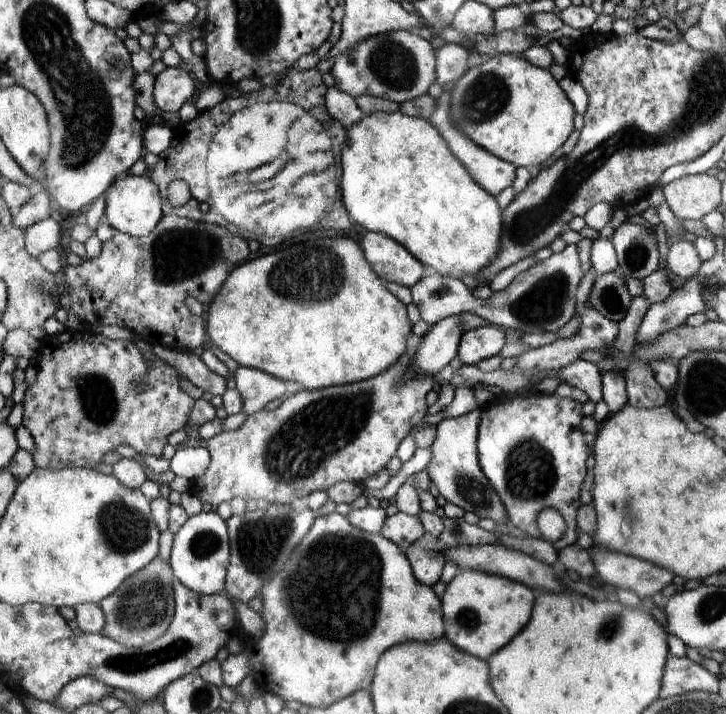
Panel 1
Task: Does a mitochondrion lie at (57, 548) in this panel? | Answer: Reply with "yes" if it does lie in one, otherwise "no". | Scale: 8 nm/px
no

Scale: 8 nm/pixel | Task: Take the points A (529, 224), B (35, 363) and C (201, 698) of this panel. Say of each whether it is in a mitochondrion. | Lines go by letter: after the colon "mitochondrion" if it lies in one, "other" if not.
A: mitochondrion
B: other
C: mitochondrion

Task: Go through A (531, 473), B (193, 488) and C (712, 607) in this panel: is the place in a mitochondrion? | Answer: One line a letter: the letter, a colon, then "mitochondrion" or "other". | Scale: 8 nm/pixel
A: mitochondrion
B: other
C: mitochondrion

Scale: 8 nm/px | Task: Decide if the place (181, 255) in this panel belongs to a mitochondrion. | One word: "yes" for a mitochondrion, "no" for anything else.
yes

